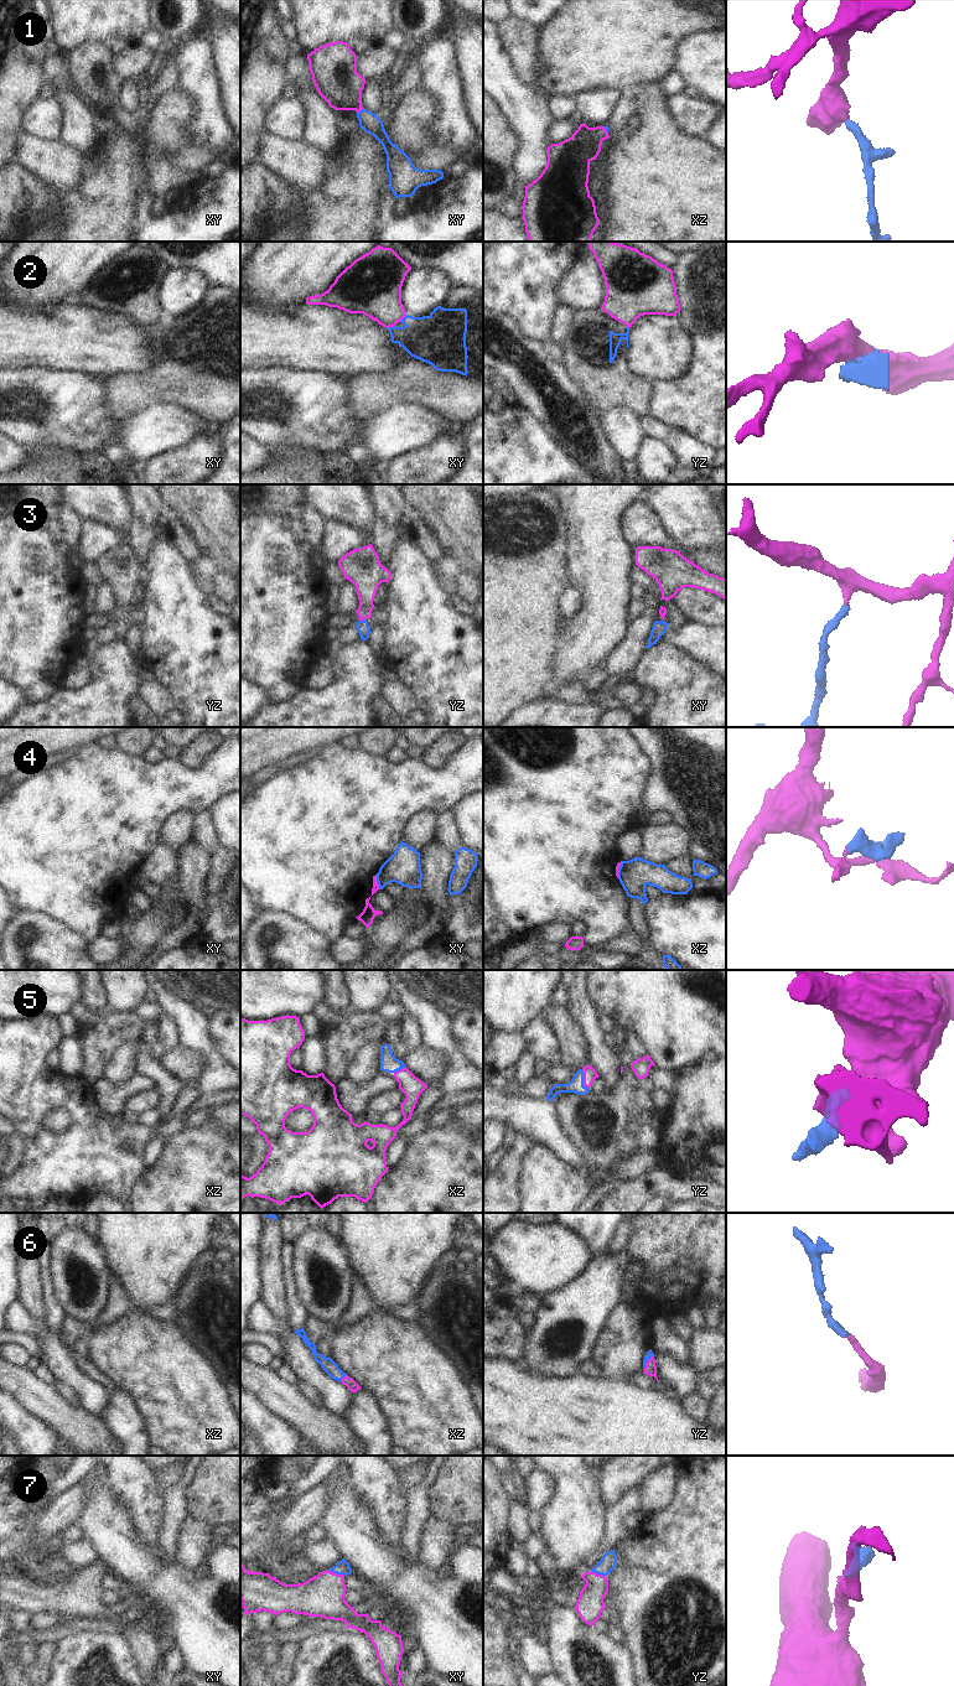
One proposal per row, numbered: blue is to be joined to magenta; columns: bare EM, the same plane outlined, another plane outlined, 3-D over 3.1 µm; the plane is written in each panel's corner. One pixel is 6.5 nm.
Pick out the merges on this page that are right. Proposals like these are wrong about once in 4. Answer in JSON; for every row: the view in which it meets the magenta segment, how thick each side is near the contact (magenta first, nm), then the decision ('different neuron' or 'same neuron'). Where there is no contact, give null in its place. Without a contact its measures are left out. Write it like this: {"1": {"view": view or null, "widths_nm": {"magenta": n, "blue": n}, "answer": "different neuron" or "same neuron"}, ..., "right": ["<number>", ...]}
{"1": {"view": "xy", "widths_nm": {"magenta": 280, "blue": 120}, "answer": "same neuron"}, "2": {"view": "xy", "widths_nm": {"magenta": 340, "blue": 320}, "answer": "different neuron"}, "3": {"view": "yz", "widths_nm": {"magenta": 160, "blue": 80}, "answer": "same neuron"}, "4": {"view": "xy", "widths_nm": {"magenta": 90, "blue": 220}, "answer": "different neuron"}, "5": {"view": "yz", "widths_nm": {"magenta": 90, "blue": 100}, "answer": "same neuron"}, "6": {"view": "xz", "widths_nm": {"magenta": 70, "blue": 90}, "answer": "same neuron"}, "7": {"view": "xy", "widths_nm": {"magenta": 280, "blue": 90}, "answer": "same neuron"}, "right": ["1", "3", "5", "6", "7"]}

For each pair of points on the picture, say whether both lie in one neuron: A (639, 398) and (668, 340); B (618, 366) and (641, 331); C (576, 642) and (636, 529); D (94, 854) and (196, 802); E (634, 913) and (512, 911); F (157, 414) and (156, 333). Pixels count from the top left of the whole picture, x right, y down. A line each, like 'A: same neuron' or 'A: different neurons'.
A: different neurons
B: different neurons
C: different neurons
D: same neuron
E: different neurons
F: different neurons

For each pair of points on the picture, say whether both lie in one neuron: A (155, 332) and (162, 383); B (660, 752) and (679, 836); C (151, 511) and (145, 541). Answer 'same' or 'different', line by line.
A: same
B: different
C: same

